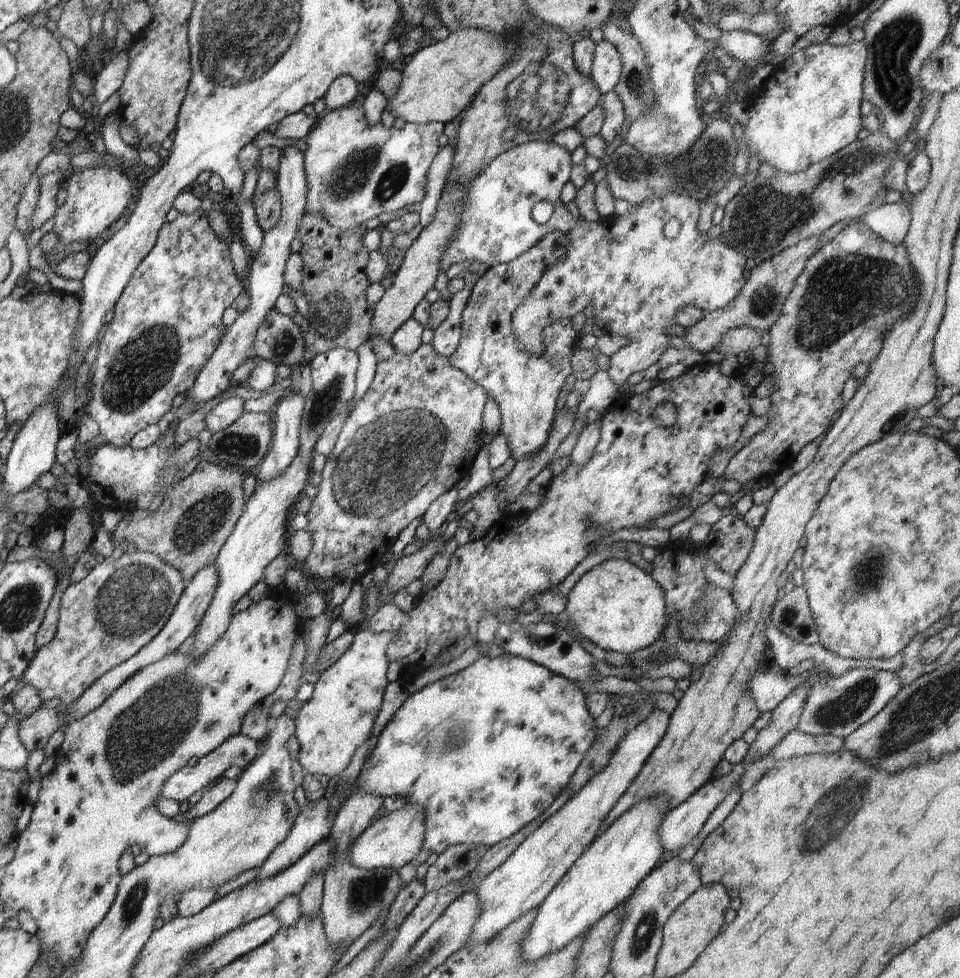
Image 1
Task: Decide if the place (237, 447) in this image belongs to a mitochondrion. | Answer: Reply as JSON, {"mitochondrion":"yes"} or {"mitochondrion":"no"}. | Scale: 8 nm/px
{"mitochondrion":"yes"}

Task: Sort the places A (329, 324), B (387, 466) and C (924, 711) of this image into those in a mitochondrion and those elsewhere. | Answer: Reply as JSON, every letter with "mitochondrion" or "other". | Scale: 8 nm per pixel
{"A":"mitochondrion","B":"mitochondrion","C":"mitochondrion"}

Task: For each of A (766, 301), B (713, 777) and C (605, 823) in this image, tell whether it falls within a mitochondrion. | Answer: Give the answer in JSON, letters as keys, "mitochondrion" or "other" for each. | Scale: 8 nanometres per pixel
{"A":"mitochondrion","B":"other","C":"other"}

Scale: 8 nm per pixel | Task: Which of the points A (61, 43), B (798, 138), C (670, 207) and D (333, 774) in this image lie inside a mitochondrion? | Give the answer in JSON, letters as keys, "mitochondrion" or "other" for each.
{"A":"other","B":"other","C":"mitochondrion","D":"other"}

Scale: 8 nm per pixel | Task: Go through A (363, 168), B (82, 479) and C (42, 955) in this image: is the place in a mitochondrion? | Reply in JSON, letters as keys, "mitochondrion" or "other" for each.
{"A":"mitochondrion","B":"other","C":"other"}

